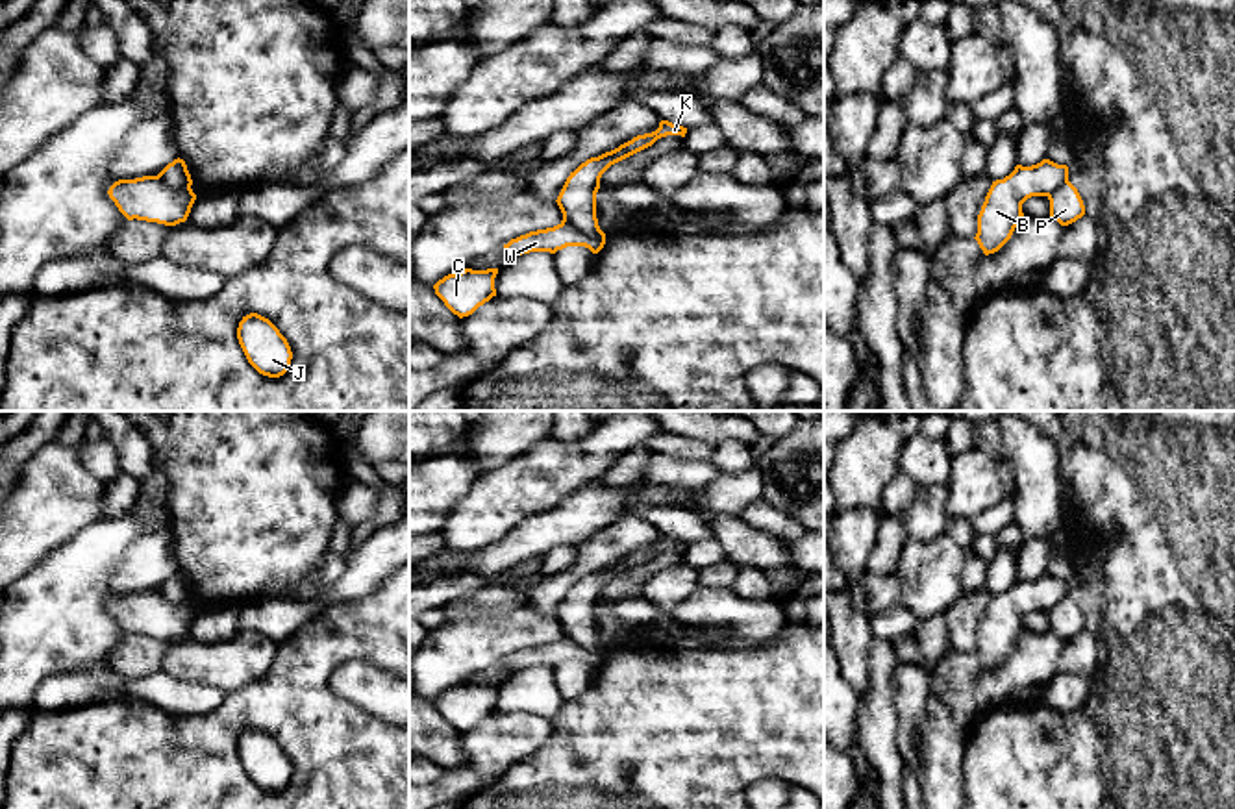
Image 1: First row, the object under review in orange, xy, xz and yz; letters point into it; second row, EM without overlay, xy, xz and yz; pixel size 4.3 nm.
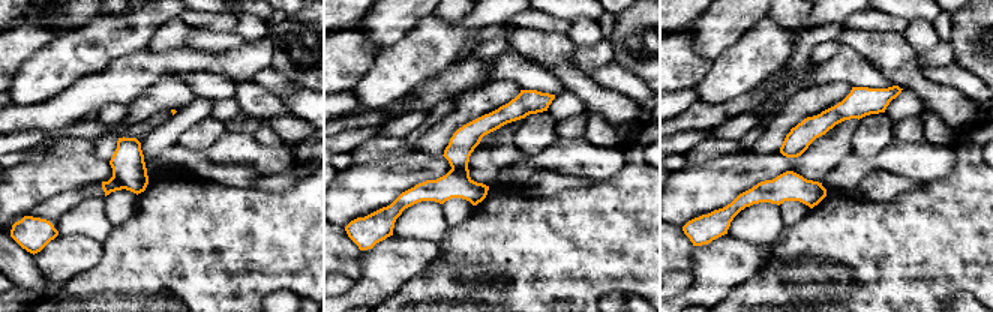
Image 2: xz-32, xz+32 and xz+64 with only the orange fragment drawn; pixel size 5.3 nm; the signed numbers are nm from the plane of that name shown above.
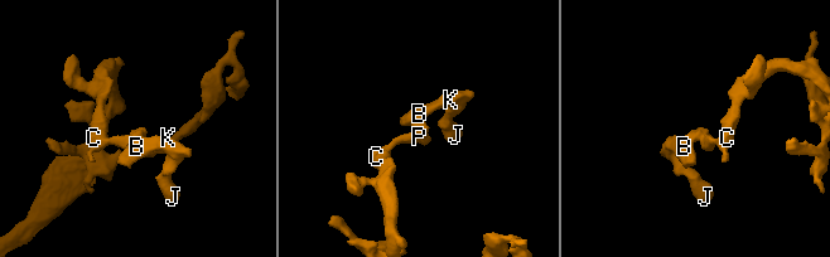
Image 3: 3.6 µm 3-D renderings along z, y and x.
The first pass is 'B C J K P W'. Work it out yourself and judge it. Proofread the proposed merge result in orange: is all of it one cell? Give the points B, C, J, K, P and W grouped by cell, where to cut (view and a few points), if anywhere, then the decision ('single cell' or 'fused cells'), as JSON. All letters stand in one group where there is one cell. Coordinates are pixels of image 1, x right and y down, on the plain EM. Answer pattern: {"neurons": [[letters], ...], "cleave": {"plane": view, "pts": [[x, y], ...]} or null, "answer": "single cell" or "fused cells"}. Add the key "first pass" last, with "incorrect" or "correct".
{"neurons": [["B", "J", "K"], ["C", "P", "W"]], "cleave": {"plane": "xz", "pts": [[563, 632], [584, 648], [604, 652]]}, "answer": "fused cells", "first pass": "incorrect"}

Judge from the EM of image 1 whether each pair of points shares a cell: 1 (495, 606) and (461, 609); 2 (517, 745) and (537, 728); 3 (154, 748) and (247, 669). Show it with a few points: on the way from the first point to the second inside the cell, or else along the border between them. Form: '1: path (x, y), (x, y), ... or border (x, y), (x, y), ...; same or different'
1: path (487, 606), (469, 608); same
2: path (523, 739), (532, 734); same
3: border (265, 674), (254, 684), (226, 695); different

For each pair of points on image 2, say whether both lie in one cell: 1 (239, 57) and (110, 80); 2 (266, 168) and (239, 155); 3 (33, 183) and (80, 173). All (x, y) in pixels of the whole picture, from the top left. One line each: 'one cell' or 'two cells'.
1: one cell
2: one cell
3: one cell

